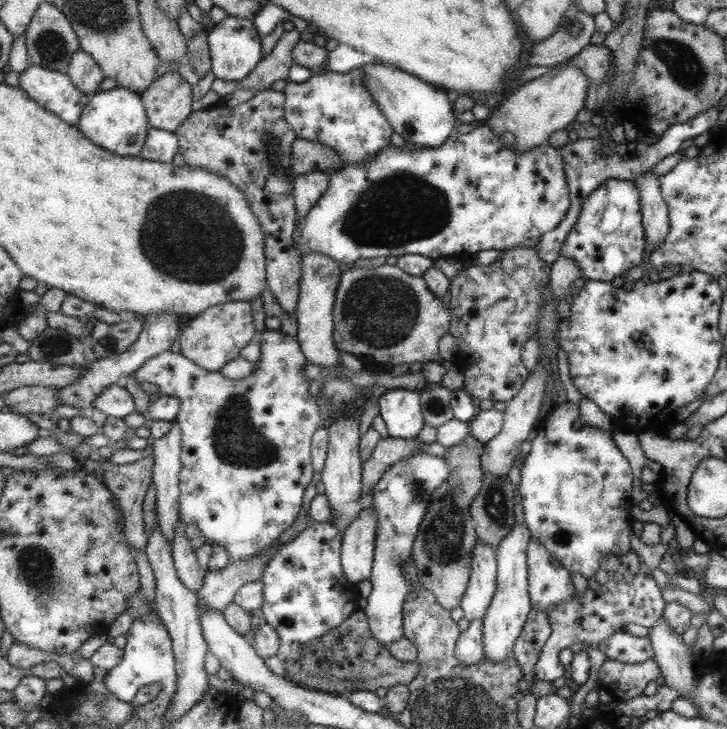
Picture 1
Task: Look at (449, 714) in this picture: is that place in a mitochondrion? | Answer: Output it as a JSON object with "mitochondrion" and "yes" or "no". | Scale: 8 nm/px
{"mitochondrion":"yes"}

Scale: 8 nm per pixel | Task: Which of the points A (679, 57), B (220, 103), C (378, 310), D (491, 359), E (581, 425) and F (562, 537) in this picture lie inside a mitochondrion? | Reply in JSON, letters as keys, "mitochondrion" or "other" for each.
{"A":"mitochondrion","B":"other","C":"mitochondrion","D":"other","E":"other","F":"other"}

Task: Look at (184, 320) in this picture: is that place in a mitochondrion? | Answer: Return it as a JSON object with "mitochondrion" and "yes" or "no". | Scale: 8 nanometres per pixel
{"mitochondrion":"no"}

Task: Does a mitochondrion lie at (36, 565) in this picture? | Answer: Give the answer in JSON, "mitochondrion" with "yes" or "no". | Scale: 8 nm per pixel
{"mitochondrion":"yes"}

